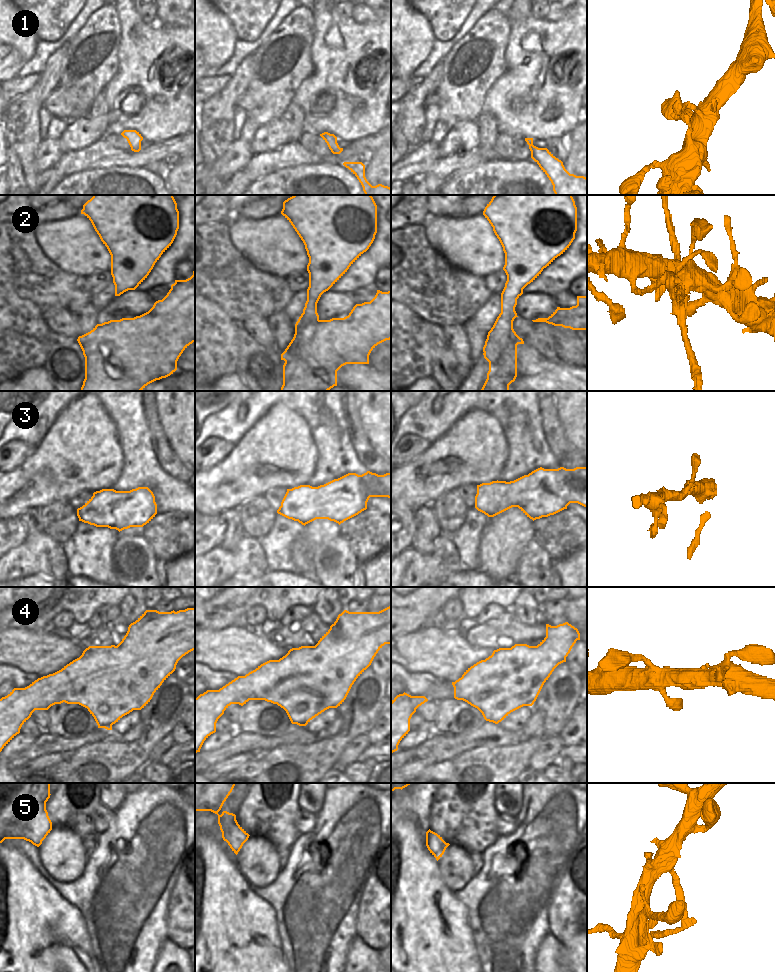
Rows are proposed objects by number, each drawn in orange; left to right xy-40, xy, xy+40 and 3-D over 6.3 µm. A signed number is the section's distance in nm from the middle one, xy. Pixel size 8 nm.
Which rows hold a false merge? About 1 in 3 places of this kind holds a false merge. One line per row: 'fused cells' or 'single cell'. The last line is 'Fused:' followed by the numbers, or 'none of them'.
1: single cell
2: fused cells
3: single cell
4: single cell
5: fused cells
Fused: 2, 5

